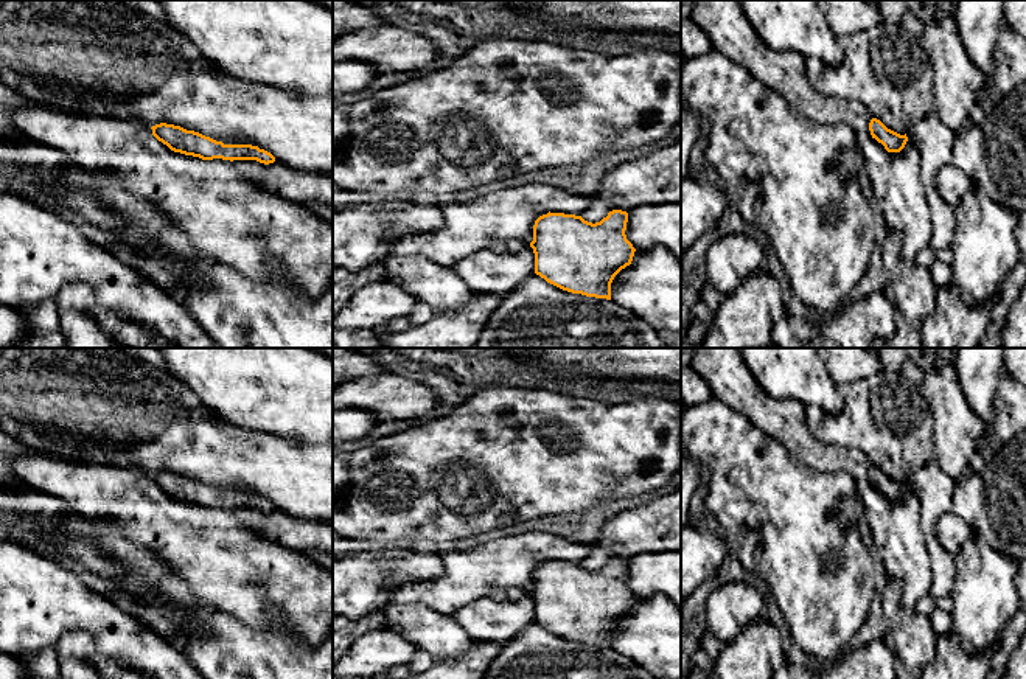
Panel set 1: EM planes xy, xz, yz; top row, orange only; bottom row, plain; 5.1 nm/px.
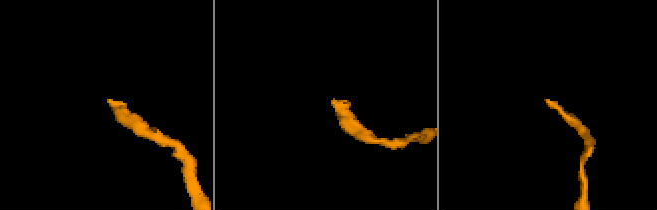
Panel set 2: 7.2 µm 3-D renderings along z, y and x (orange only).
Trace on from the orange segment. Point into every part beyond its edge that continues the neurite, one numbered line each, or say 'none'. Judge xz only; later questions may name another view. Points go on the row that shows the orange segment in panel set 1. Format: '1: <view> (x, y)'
1: xz (510, 213)

